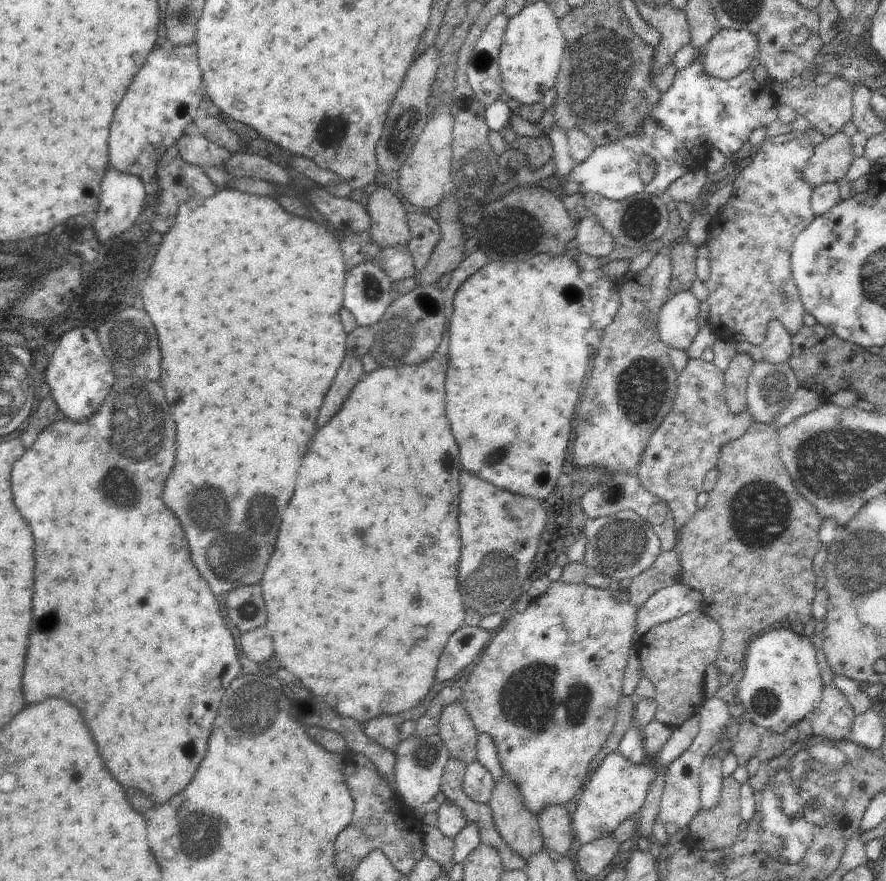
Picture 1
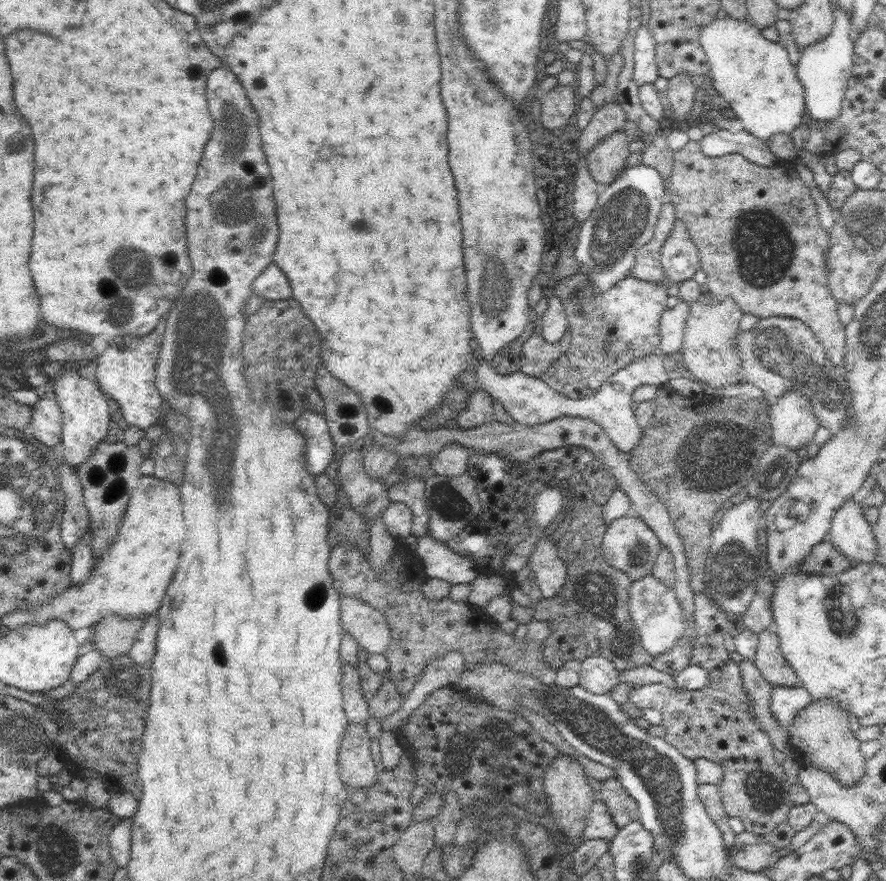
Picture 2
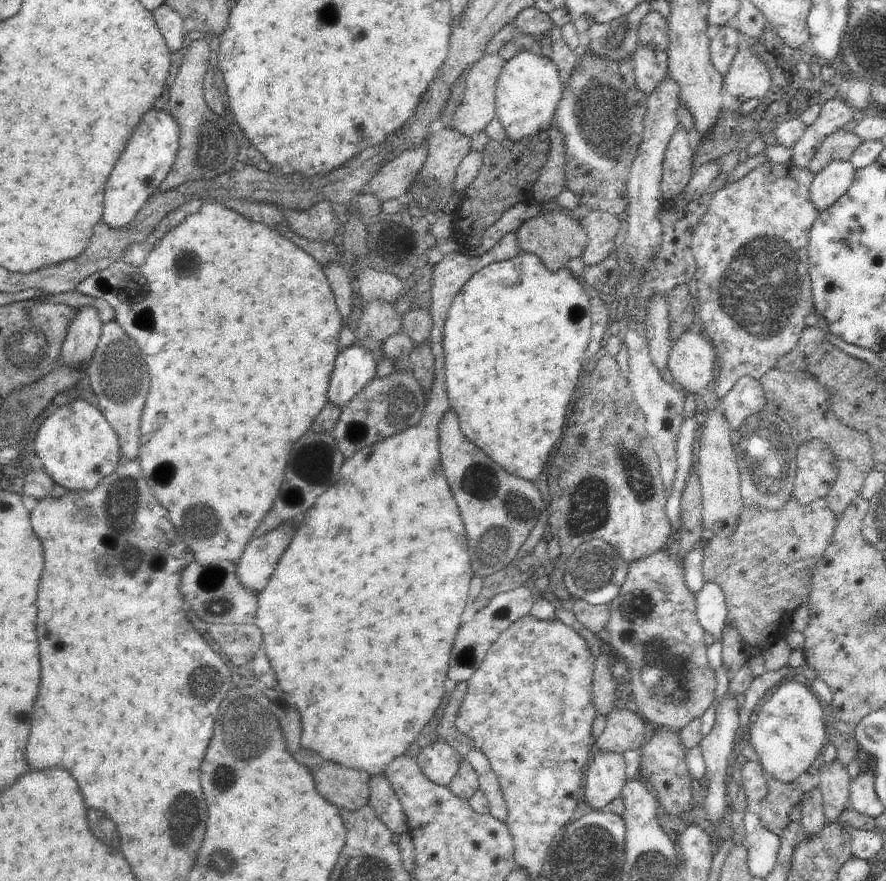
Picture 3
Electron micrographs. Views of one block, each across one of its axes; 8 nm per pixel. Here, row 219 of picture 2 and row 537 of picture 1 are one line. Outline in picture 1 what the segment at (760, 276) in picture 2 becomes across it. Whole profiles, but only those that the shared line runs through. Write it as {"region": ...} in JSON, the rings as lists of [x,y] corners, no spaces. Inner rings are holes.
{"region":[[[763,420],[755,422],[749,426],[749,430],[745,434],[741,434],[741,438],[725,444],[721,448],[721,454],[717,458],[717,470],[719,470],[719,478],[713,486],[713,490],[709,492],[707,496],[707,502],[703,508],[695,510],[693,518],[689,522],[685,522],[679,530],[677,530],[677,538],[675,538],[675,548],[673,552],[679,554],[679,574],[677,574],[677,582],[683,584],[683,586],[689,586],[693,590],[699,590],[701,596],[703,596],[703,614],[711,616],[719,630],[721,630],[721,646],[719,646],[719,656],[715,658],[715,670],[717,672],[725,672],[727,676],[731,676],[733,672],[739,670],[739,666],[743,666],[743,660],[745,660],[745,654],[747,654],[747,646],[749,642],[759,636],[761,632],[765,632],[765,628],[771,628],[771,626],[789,626],[789,630],[801,630],[807,620],[813,618],[813,600],[815,600],[815,594],[817,594],[817,588],[815,588],[815,572],[813,572],[813,556],[821,550],[821,544],[819,544],[819,528],[823,524],[823,520],[817,518],[813,506],[809,506],[797,492],[795,492],[795,486],[785,470],[785,466],[779,462],[779,456],[777,456],[777,438],[779,432],[771,426],[771,424],[765,424]]]}

